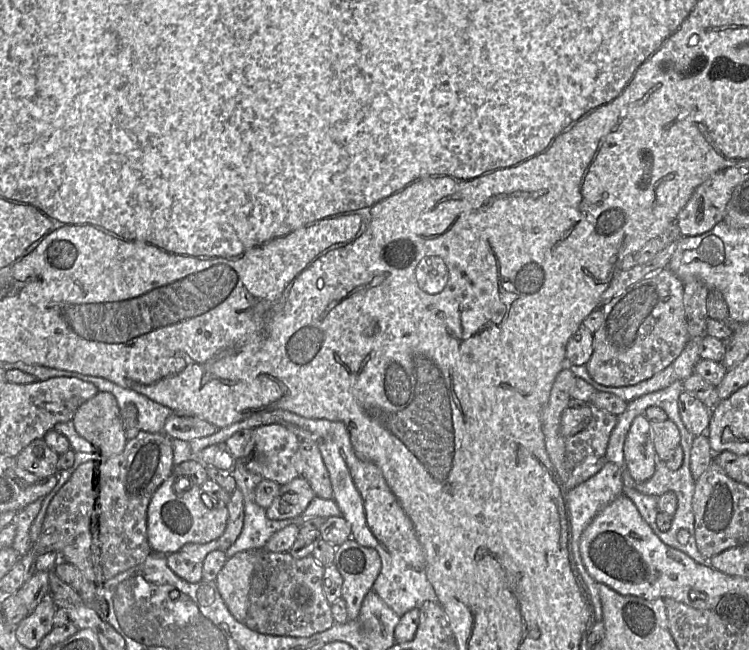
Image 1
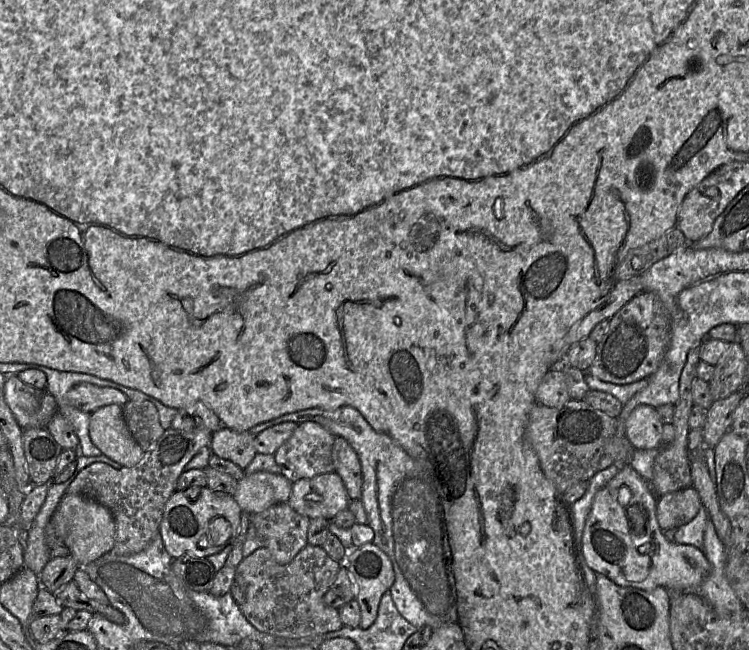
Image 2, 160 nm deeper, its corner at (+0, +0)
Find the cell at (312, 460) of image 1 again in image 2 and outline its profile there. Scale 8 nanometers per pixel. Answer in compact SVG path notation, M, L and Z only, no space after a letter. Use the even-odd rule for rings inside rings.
M335 437L332 448L334 472L342 479L350 500L360 500L362 490L361 464L355 450L341 437Z

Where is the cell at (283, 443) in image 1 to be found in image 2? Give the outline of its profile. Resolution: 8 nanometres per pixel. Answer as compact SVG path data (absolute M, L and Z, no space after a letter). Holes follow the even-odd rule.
M316 422L298 424L290 438L288 438L274 453L275 462L281 468L281 474L292 483L312 478L320 474L334 471L332 448L335 436Z

